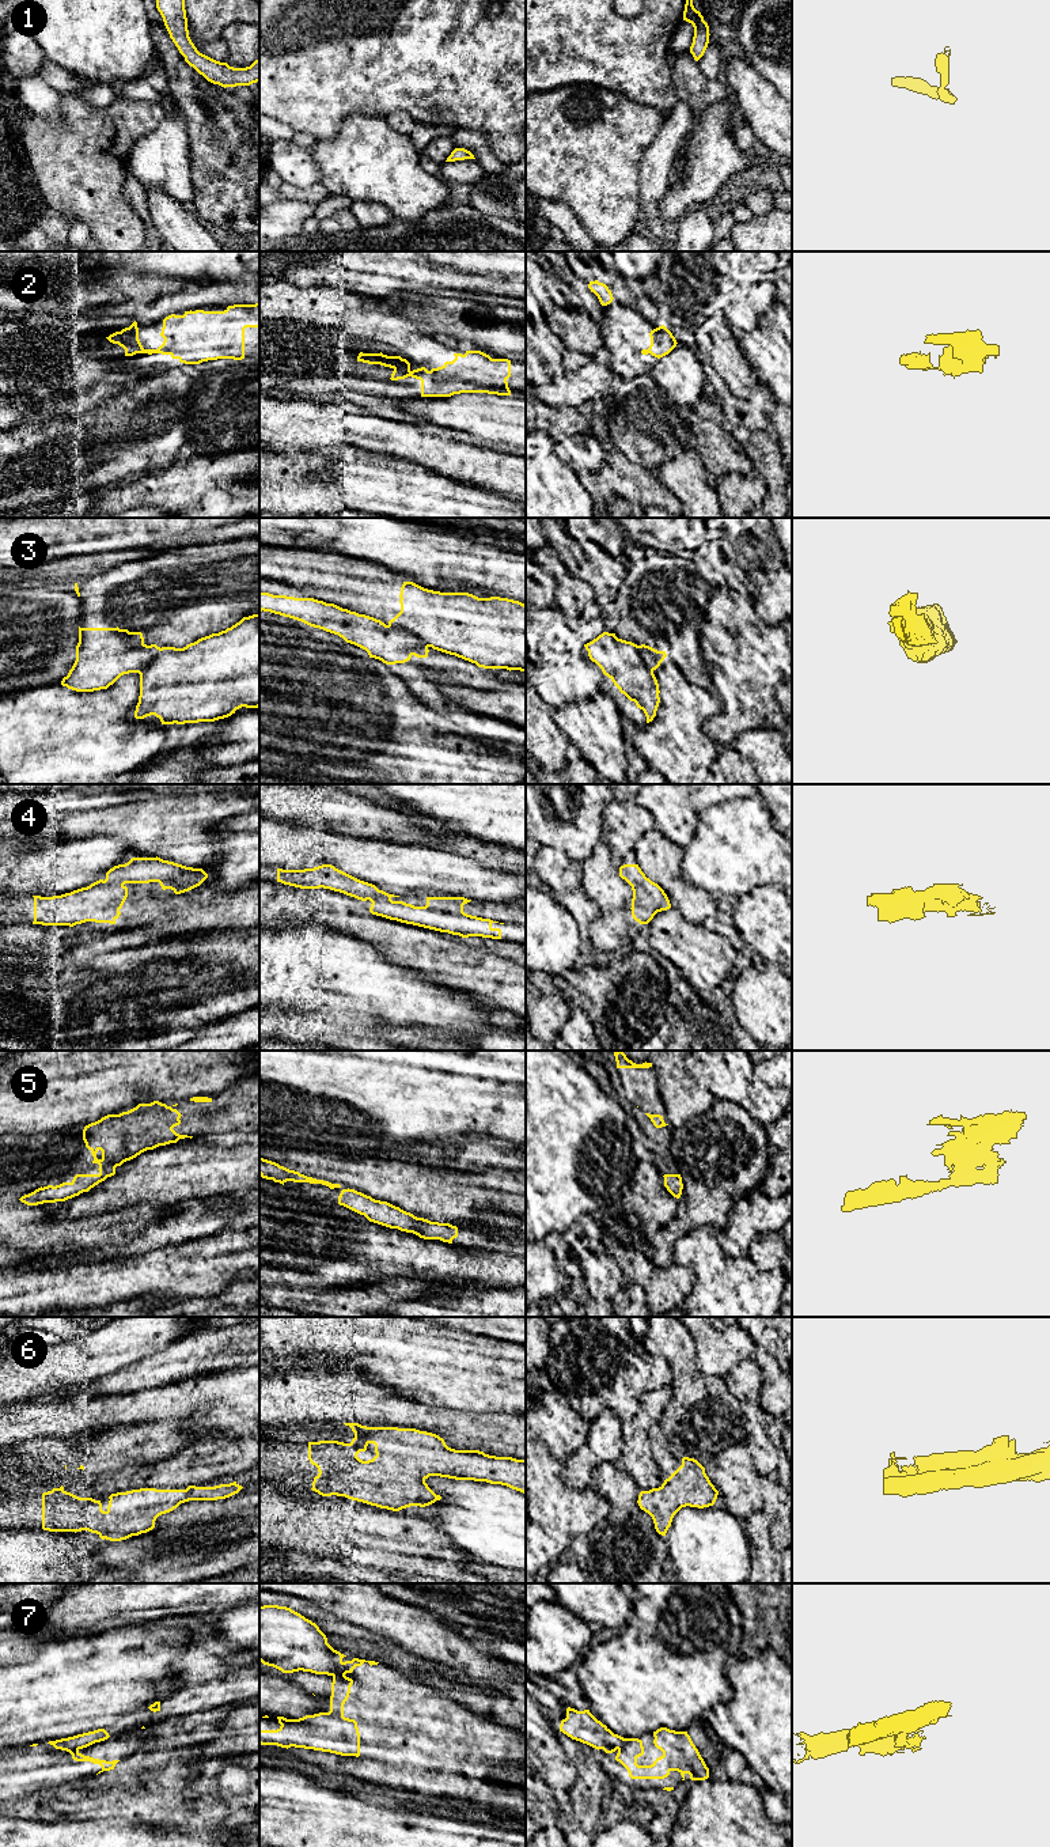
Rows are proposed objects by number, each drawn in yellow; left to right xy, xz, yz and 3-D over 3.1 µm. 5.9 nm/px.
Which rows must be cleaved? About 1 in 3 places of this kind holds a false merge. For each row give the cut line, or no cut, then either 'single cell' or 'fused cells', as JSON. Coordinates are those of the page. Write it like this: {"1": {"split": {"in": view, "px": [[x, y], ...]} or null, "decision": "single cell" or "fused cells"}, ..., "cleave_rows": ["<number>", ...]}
{"1": {"split": null, "decision": "single cell"}, "2": {"split": null, "decision": "single cell"}, "3": {"split": {"in": "xz", "px": [[389, 623], [408, 631], [428, 646]]}, "decision": "fused cells"}, "4": {"split": null, "decision": "single cell"}, "5": {"split": null, "decision": "single cell"}, "6": {"split": null, "decision": "single cell"}, "7": {"split": {"in": "xz", "px": [[342, 1662], [342, 1673], [333, 1676]]}, "decision": "fused cells"}, "cleave_rows": ["3", "7"]}

